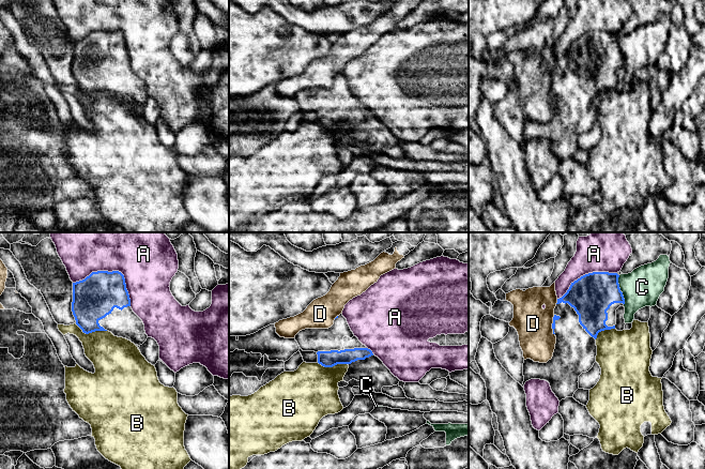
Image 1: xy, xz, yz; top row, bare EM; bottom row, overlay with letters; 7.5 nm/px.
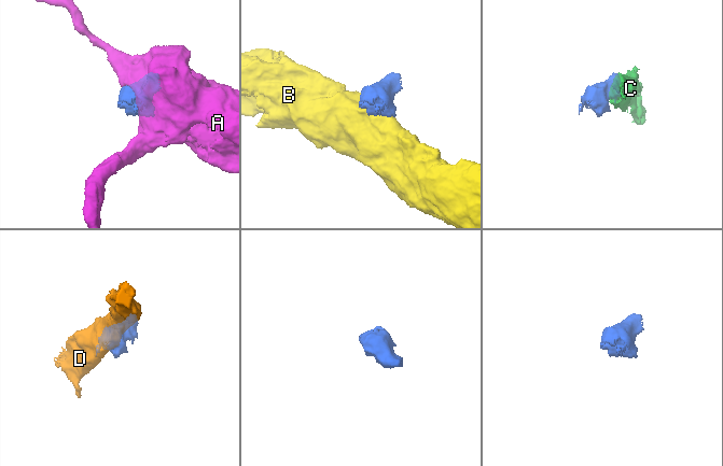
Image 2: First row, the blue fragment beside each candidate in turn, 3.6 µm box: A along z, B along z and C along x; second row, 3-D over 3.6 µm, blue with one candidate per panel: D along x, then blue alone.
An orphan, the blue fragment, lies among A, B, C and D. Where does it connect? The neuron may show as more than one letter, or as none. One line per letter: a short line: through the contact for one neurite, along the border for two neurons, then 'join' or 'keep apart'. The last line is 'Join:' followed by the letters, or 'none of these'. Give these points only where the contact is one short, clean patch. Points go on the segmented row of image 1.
A: keep apart
B: line xy (75, 323), (86, 333), (106, 331); keep apart
C: line yz (618, 275), (618, 287), (624, 304); keep apart
D: keep apart
Join: none of these

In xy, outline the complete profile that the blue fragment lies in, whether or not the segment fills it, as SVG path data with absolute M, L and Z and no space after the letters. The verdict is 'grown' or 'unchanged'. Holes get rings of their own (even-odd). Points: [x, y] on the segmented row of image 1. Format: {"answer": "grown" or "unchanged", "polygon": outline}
{"answer": "grown", "polygon": "M119 271L92 272L85 279L73 283L72 312L76 324L86 334L95 331L109 331L114 336L126 338L138 346L148 338L142 320L131 307L125 278Z"}

